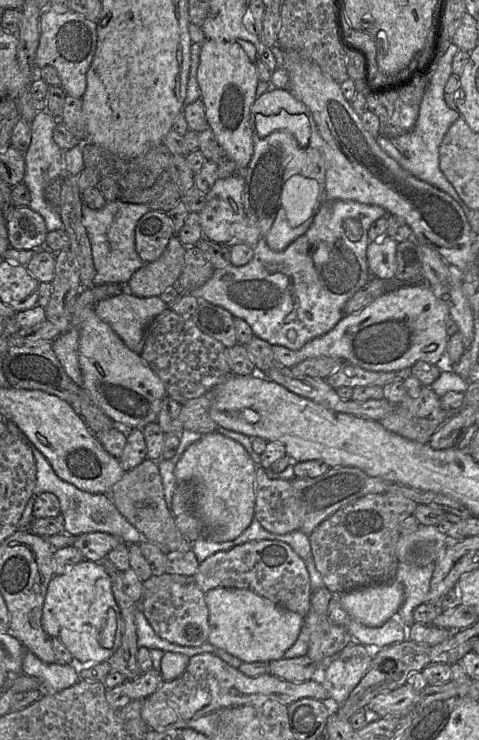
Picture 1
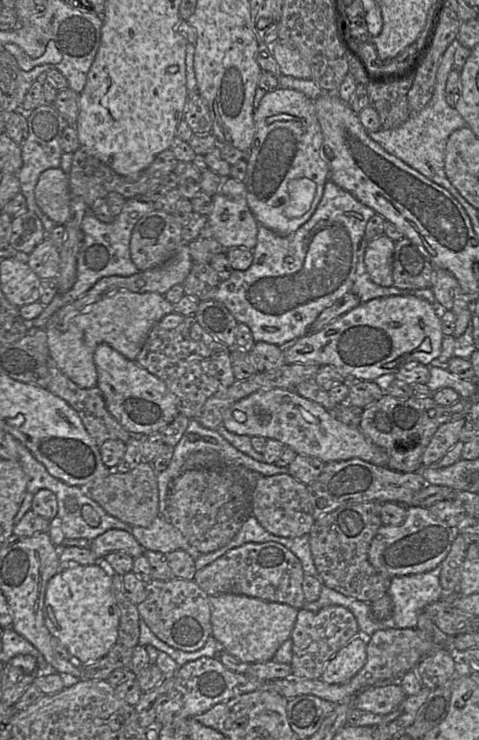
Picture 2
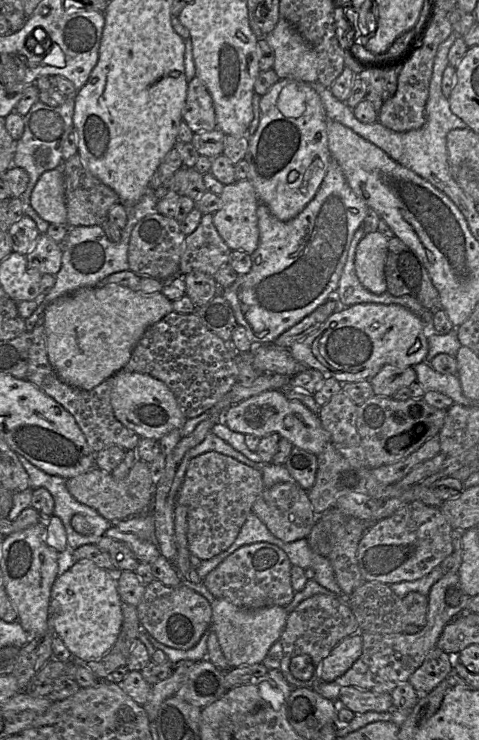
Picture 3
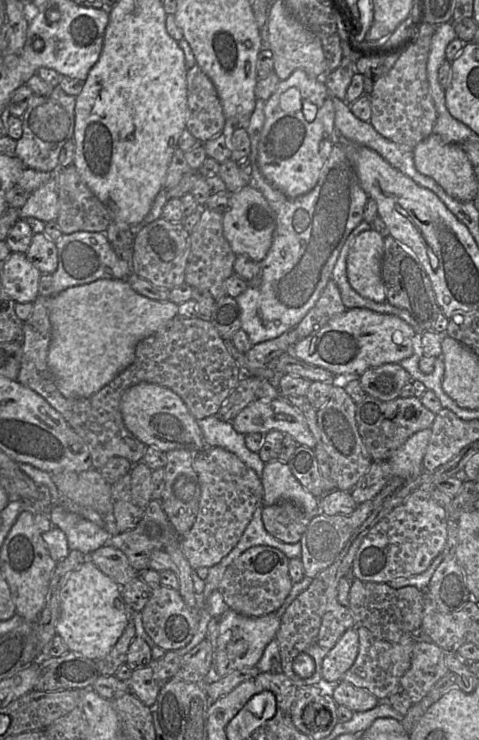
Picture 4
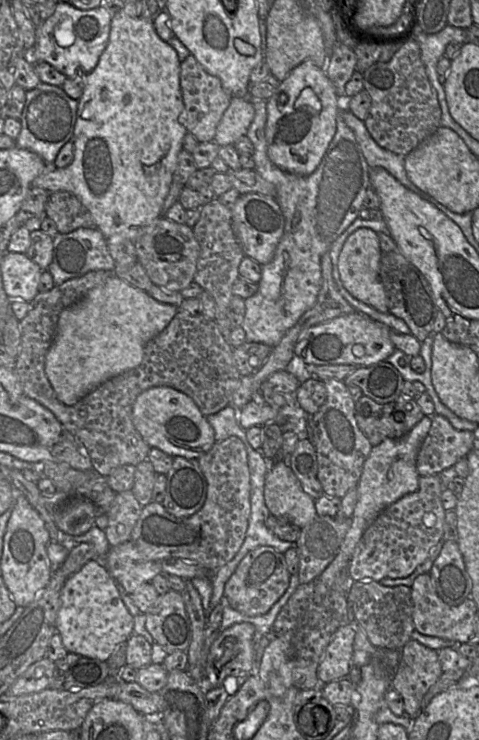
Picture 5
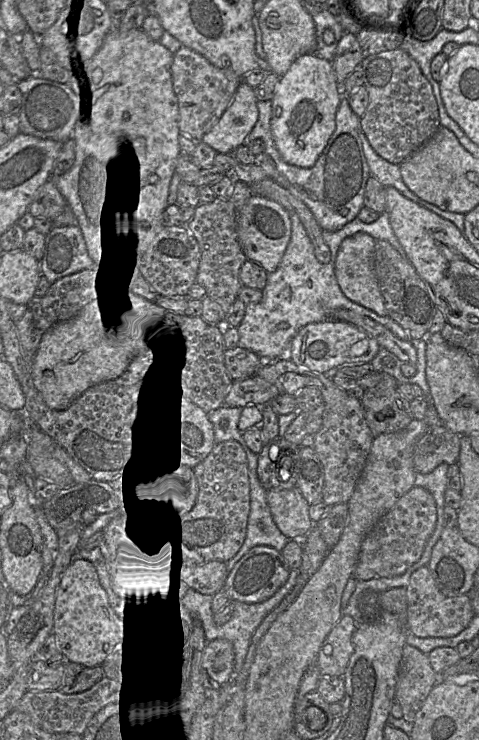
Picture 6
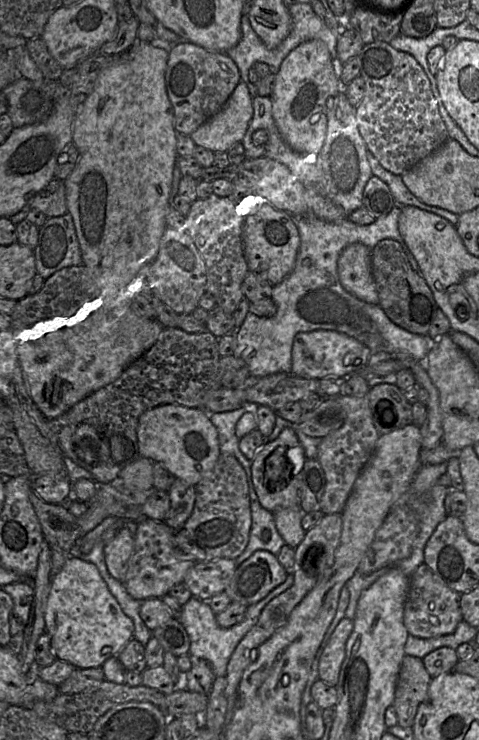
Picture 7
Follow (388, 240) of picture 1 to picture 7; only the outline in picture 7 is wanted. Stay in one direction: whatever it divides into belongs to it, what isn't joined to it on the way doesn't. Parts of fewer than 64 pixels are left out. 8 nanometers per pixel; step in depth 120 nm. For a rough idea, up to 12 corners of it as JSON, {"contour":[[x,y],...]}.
{"contour":[[359,242],[338,258],[347,292],[379,304],[371,254]]}

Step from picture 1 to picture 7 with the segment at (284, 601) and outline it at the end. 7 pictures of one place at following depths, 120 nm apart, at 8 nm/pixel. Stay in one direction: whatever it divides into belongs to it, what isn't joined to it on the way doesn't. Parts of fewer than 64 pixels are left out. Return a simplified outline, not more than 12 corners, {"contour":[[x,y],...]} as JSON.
{"contour":[[256,550],[225,591],[249,606],[287,576],[277,556]]}

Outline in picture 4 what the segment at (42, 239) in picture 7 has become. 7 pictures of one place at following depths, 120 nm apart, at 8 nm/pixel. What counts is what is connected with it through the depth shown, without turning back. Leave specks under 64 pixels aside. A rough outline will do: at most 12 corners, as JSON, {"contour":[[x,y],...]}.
{"contour":[[76,231],[55,242],[53,295],[98,279],[126,279],[105,233]]}

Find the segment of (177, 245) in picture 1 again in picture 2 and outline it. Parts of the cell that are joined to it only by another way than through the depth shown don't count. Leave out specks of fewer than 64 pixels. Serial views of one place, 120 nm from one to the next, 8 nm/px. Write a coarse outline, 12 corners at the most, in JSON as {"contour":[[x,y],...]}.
{"contour":[[188,243],[163,265],[142,272],[140,292],[164,295],[192,265]]}

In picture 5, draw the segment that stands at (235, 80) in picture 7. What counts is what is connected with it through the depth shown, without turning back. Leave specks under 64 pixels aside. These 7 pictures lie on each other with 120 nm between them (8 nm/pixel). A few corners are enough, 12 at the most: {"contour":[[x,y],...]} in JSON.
{"contour":[[191,54],[180,64],[183,122],[212,142],[232,97]]}

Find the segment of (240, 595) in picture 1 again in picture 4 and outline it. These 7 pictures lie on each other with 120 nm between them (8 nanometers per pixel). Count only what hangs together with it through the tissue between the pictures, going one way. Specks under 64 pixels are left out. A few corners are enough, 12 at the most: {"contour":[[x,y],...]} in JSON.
{"contour":[[275,612],[218,618],[206,682],[255,667],[275,638]]}

